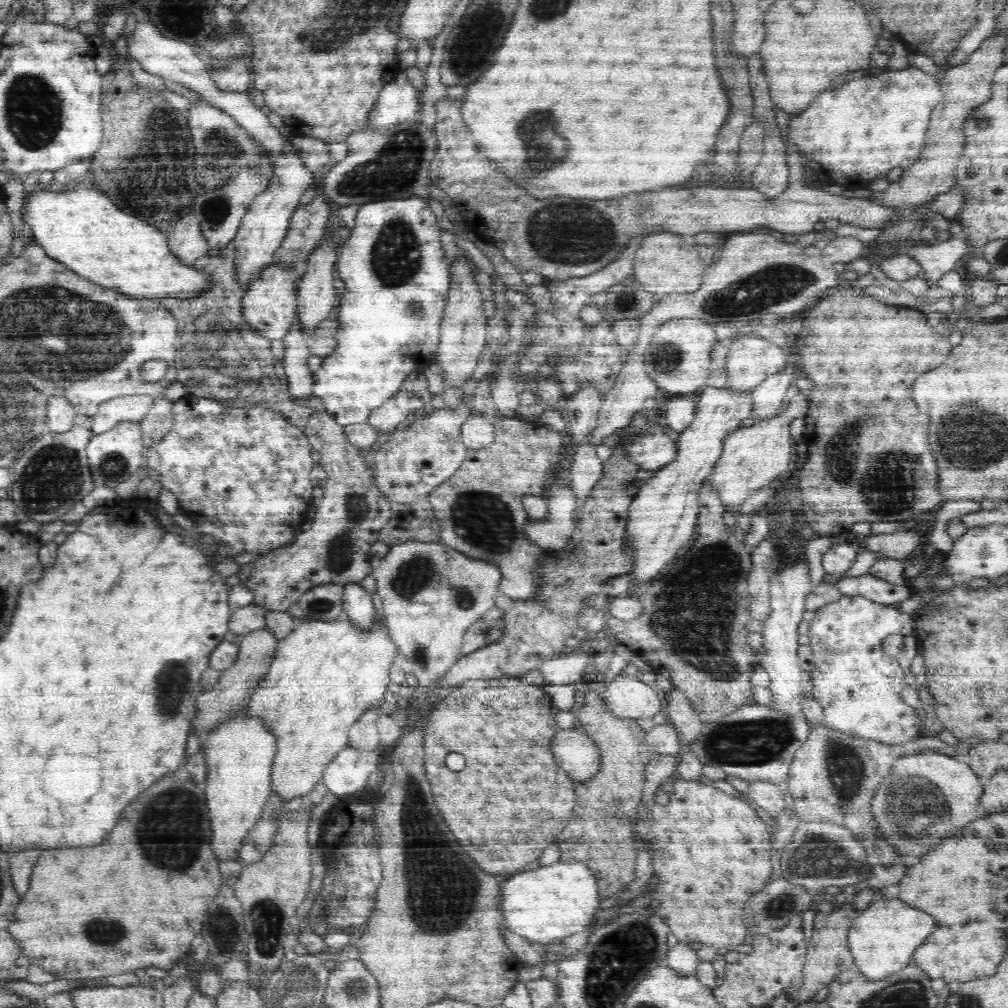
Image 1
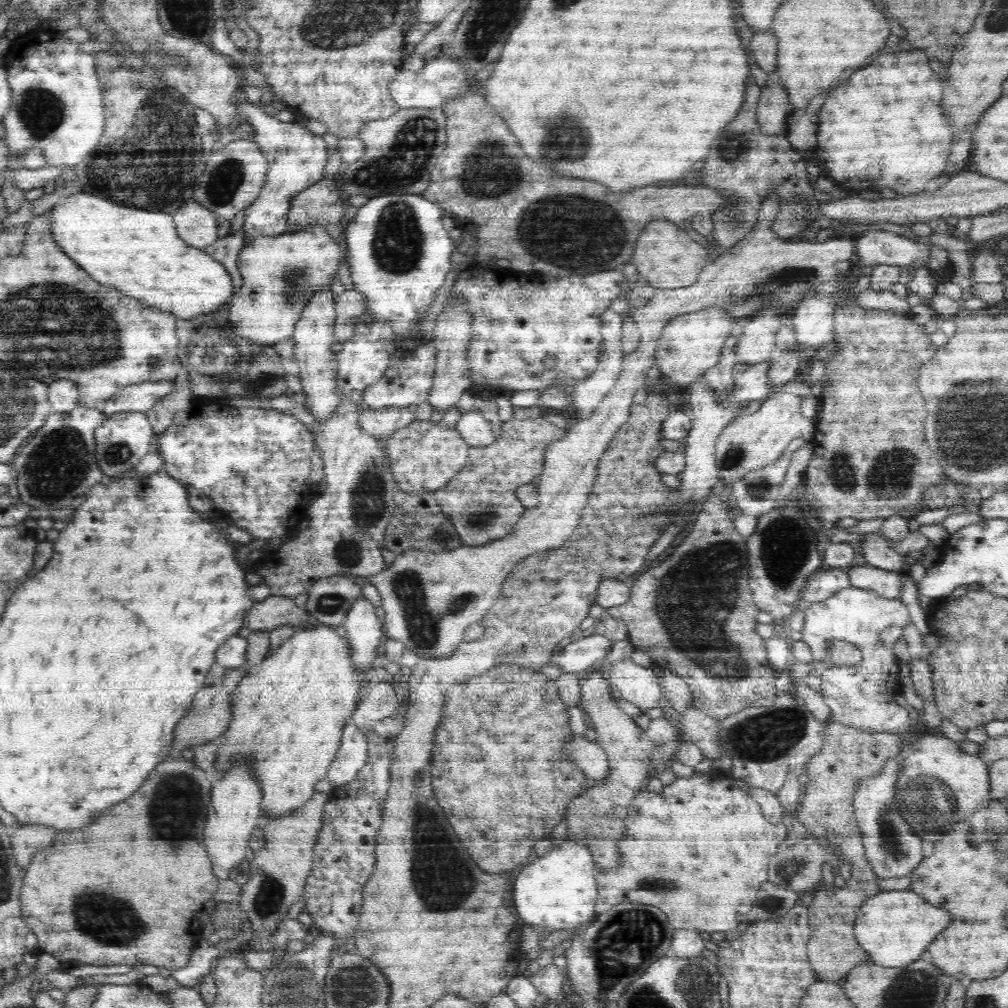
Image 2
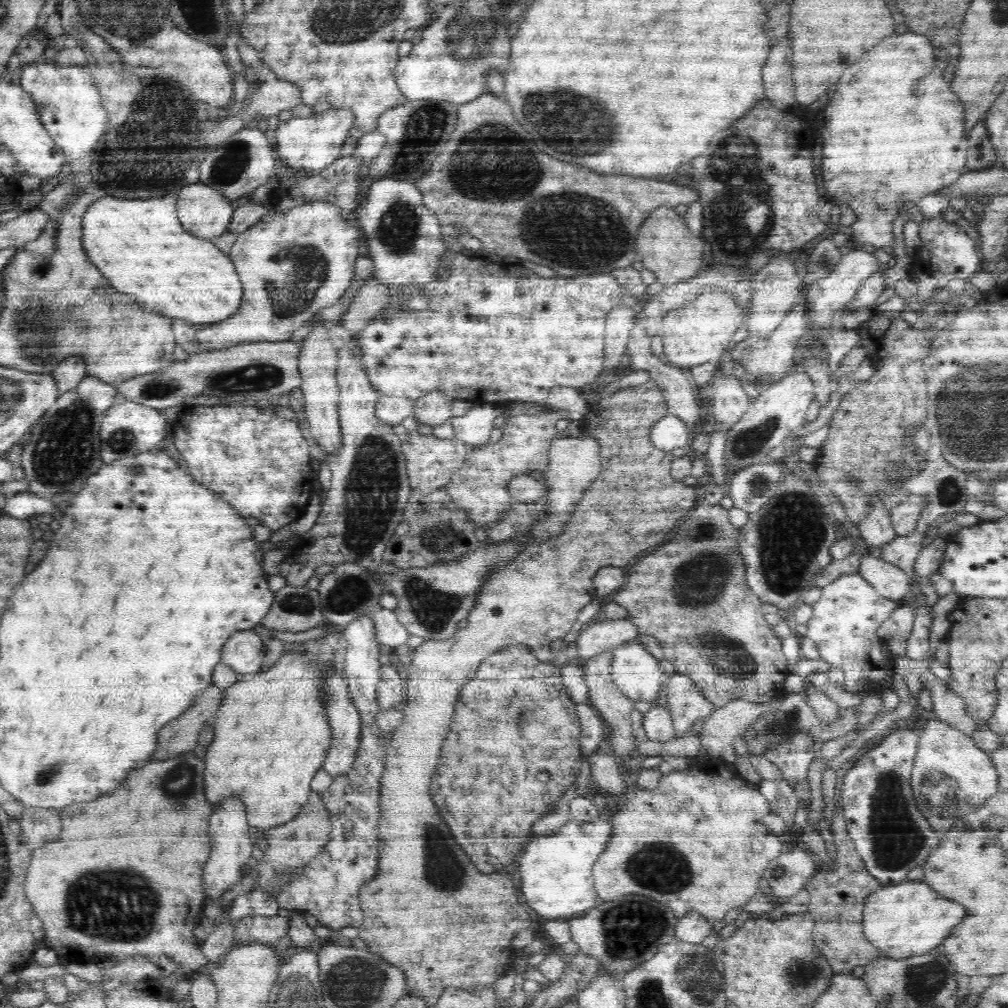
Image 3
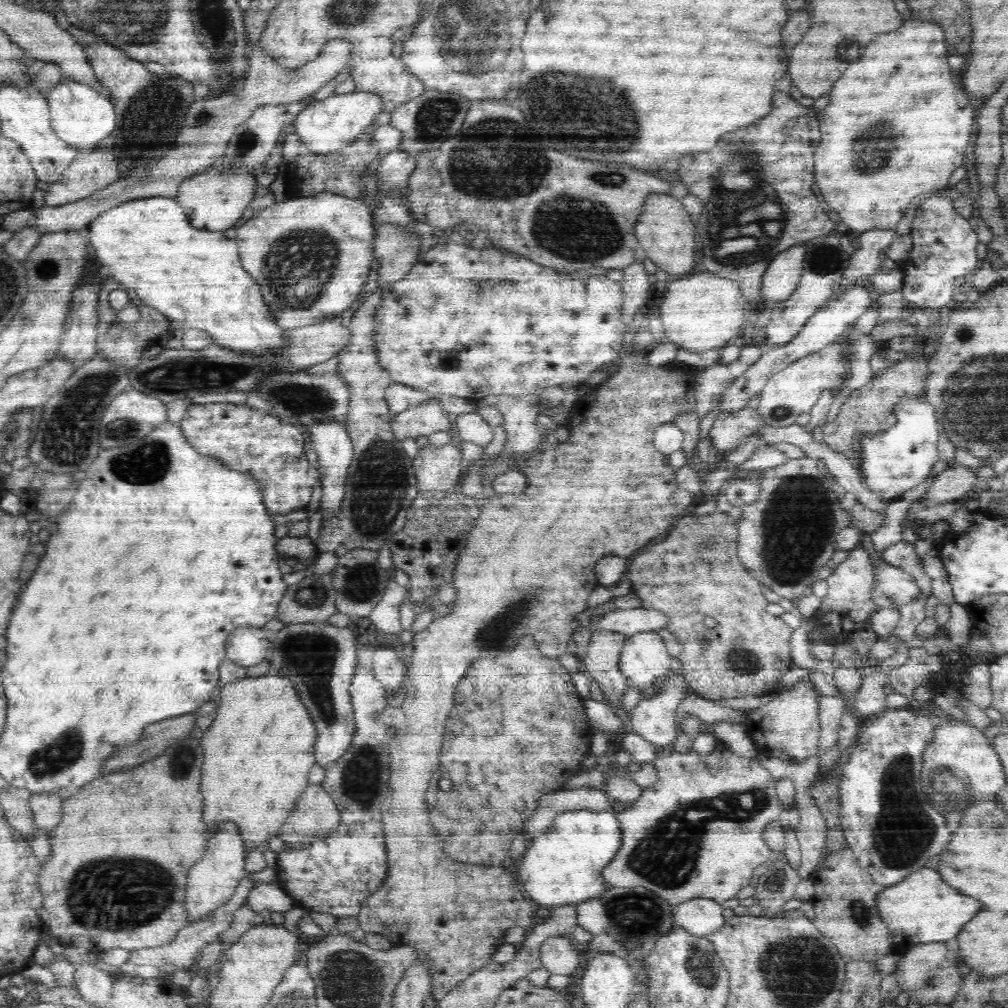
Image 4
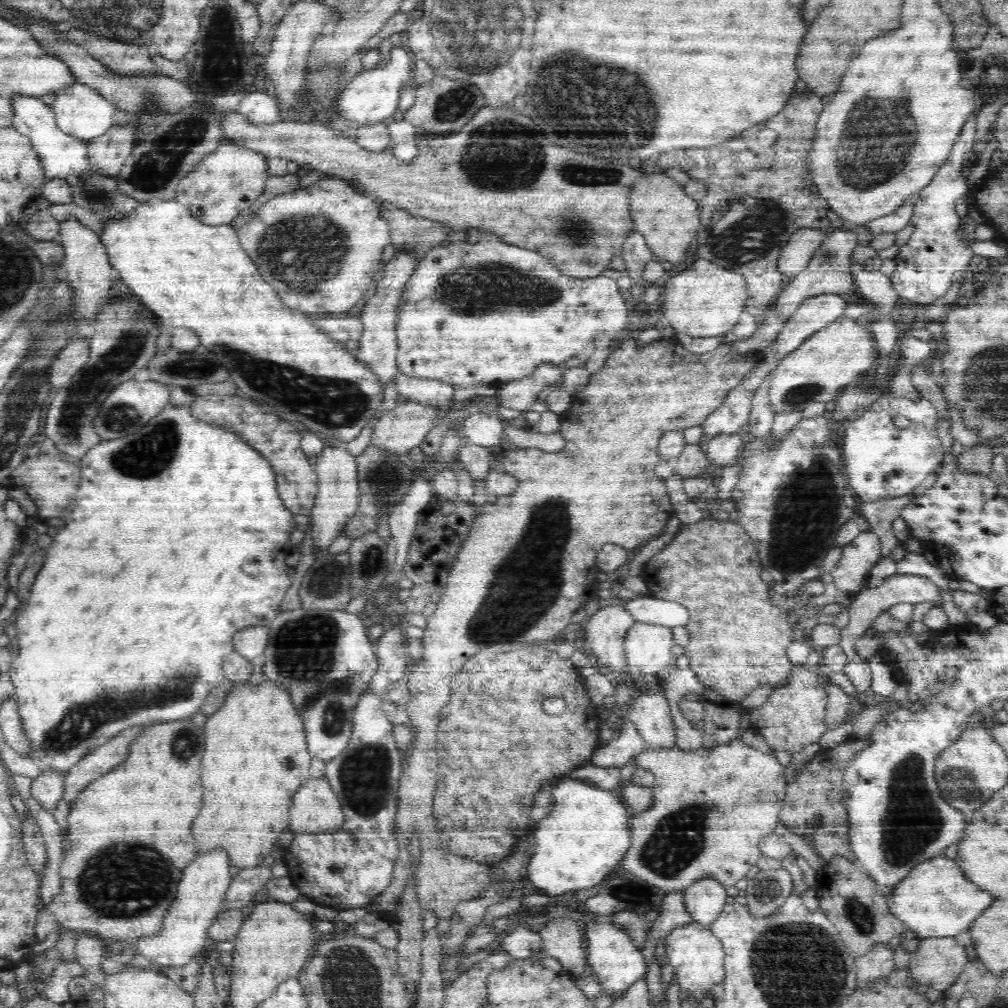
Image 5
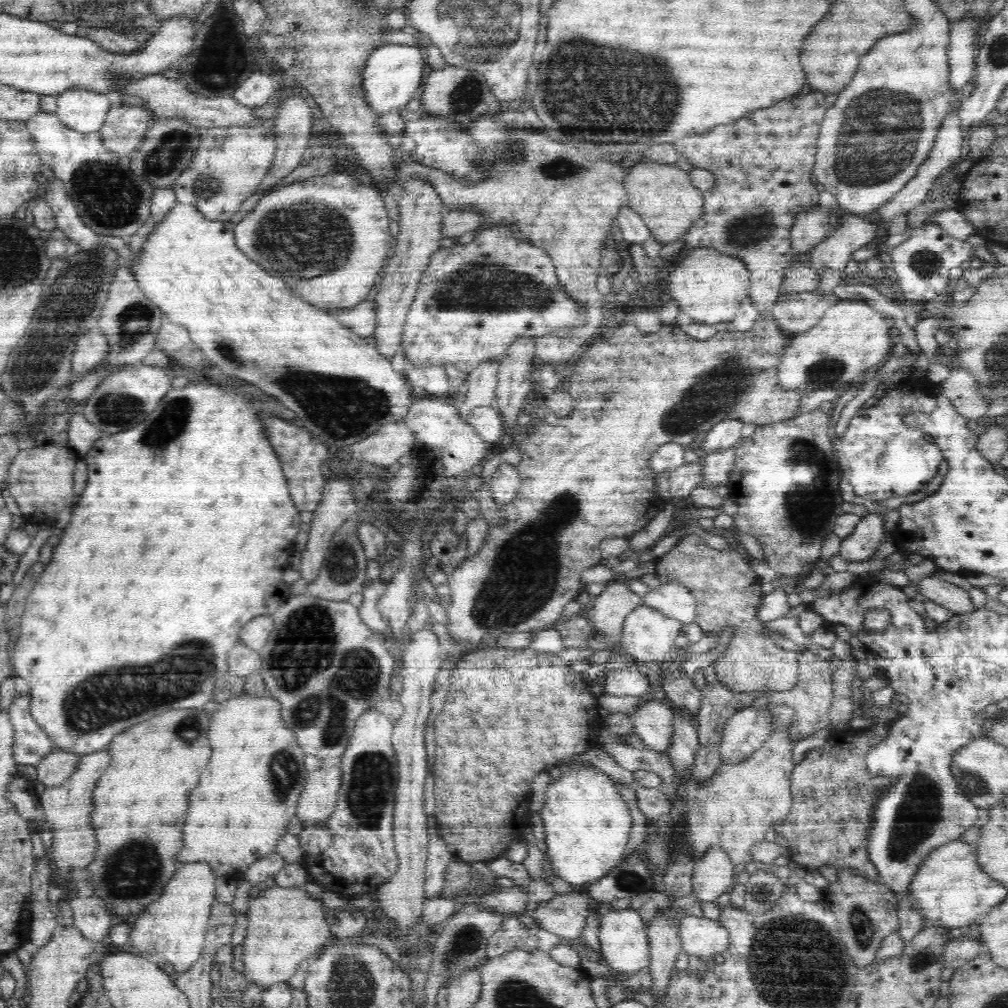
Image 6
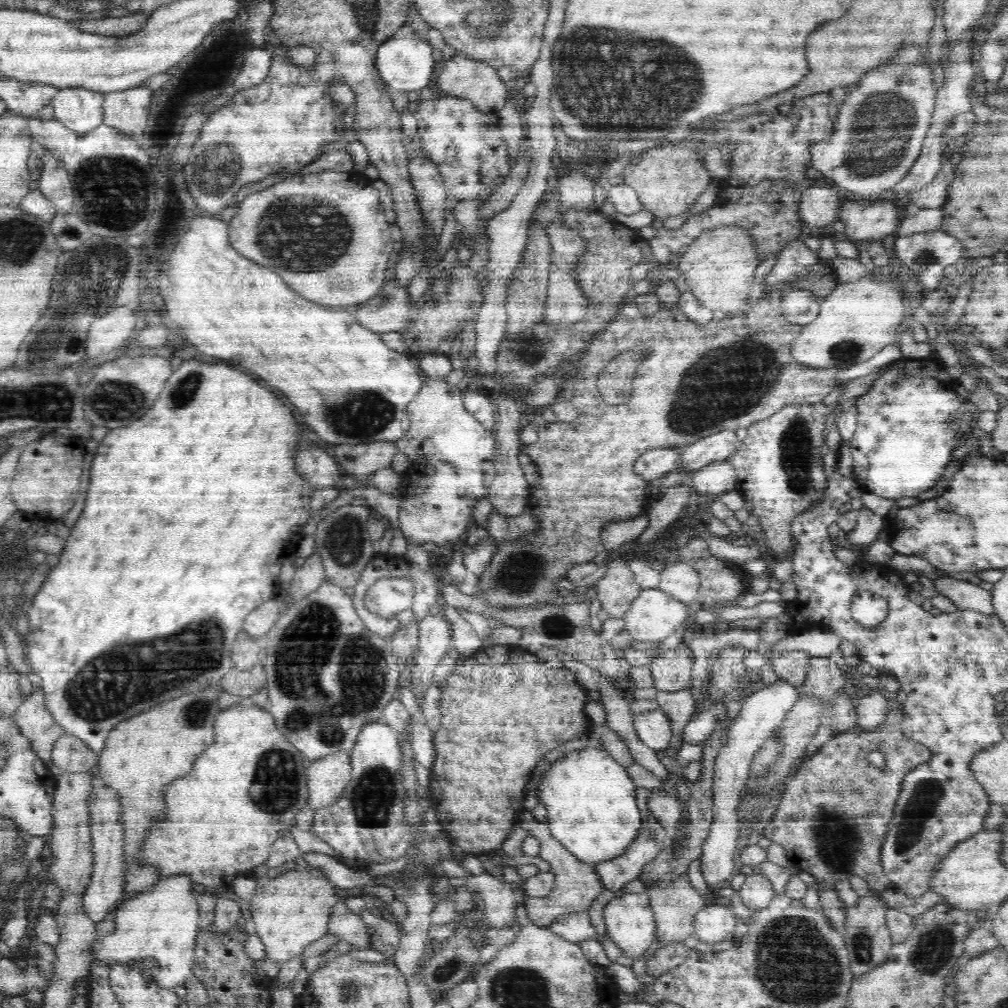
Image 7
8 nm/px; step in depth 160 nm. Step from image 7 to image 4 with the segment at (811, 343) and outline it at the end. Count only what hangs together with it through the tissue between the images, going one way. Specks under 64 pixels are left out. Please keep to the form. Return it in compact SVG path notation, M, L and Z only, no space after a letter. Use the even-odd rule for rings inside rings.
M842 334L834 342L824 346L820 352L802 356L800 360L773 374L754 403L756 412L765 424L772 428L796 424L796 417L803 412L809 412L824 390L836 391L841 388L846 377L844 374L848 370L848 364L844 360L847 344L846 334Z

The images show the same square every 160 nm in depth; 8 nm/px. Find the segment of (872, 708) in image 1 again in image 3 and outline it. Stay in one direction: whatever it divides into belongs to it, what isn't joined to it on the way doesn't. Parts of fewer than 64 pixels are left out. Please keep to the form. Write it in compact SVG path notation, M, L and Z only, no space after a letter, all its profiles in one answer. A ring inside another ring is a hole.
M852 572L842 574L838 581L828 584L822 589L820 600L811 605L813 616L807 624L806 636L816 643L820 659L833 668L843 670L843 689L860 700L868 696L872 688L882 692L888 685L886 678L892 671L891 654L877 631L887 619L891 619L898 603L879 596L859 572Z

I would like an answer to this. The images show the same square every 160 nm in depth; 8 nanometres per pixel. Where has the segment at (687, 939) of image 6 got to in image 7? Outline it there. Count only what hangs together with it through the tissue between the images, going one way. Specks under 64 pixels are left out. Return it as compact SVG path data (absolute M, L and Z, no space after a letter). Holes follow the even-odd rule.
M708 905L701 908L696 914L694 919L693 933L696 934L696 938L700 942L706 942L712 946L722 942L722 940L735 939L732 935L736 929L736 915L734 914L732 907L726 905Z

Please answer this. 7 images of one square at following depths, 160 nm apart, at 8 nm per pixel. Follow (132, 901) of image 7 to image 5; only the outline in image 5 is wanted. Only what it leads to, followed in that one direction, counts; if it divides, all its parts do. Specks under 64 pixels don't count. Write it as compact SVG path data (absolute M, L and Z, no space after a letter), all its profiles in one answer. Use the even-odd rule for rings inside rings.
M212 850L200 854L186 870L178 882L176 898L164 916L164 926L156 936L138 938L133 945L137 956L155 967L179 967L192 962L208 947L208 929L225 904L225 894L234 877L228 851Z

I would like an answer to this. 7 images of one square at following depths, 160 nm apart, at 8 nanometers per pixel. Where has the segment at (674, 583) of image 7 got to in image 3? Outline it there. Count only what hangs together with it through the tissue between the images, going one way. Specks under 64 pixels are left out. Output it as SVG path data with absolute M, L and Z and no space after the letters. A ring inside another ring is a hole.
M598 618L586 625L575 640L578 662L582 663L605 651L613 652L616 647L636 639L637 636L636 625L630 618L618 621Z

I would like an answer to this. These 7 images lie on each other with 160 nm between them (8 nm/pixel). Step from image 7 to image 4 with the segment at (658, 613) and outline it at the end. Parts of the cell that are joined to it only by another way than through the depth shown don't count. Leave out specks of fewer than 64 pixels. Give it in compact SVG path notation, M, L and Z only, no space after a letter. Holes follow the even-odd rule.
M654 631L640 632L628 638L620 654L620 672L626 677L629 687L637 689L644 699L655 697L673 675L672 657L664 641Z

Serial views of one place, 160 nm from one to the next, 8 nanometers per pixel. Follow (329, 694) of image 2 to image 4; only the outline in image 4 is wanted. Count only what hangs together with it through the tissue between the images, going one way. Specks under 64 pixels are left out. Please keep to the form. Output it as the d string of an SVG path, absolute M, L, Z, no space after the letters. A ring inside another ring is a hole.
M276 671L259 677L246 676L223 685L219 696L216 718L200 740L204 748L204 770L202 770L204 822L212 830L226 820L234 822L244 839L247 856L250 848L266 848L267 840L280 834L281 826L294 810L296 800L306 790L308 772L316 764L314 744L317 732L308 710L298 698L298 692L292 681Z

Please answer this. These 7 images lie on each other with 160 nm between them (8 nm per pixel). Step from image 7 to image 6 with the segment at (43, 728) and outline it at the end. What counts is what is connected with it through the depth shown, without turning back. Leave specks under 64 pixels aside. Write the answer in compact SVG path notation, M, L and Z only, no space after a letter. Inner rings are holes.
M17 695L7 710L14 727L13 757L17 764L35 767L55 748L52 739L34 721L29 695Z

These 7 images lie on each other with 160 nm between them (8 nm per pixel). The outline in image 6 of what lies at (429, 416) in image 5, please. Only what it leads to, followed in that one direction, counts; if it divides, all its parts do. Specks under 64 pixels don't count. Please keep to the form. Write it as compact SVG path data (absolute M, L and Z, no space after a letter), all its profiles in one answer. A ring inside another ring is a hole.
M405 419L389 422L375 433L351 445L352 458L371 462L387 468L398 463L401 456L412 453L414 433L408 429Z

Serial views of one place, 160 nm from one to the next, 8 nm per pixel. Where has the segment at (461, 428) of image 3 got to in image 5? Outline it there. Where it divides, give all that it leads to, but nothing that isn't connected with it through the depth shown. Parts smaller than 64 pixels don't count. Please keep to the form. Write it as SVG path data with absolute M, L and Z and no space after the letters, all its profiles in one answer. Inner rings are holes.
M474 413L463 420L463 433L470 443L483 447L506 444L500 419L488 413Z

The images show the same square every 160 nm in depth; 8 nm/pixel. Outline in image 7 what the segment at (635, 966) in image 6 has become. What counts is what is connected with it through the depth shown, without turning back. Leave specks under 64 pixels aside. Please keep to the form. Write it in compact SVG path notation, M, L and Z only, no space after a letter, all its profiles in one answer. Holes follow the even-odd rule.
M624 893L615 897L606 906L603 912L606 932L610 940L622 948L622 952L631 959L640 959L654 944L656 921L655 914L649 903L649 895L645 893Z

